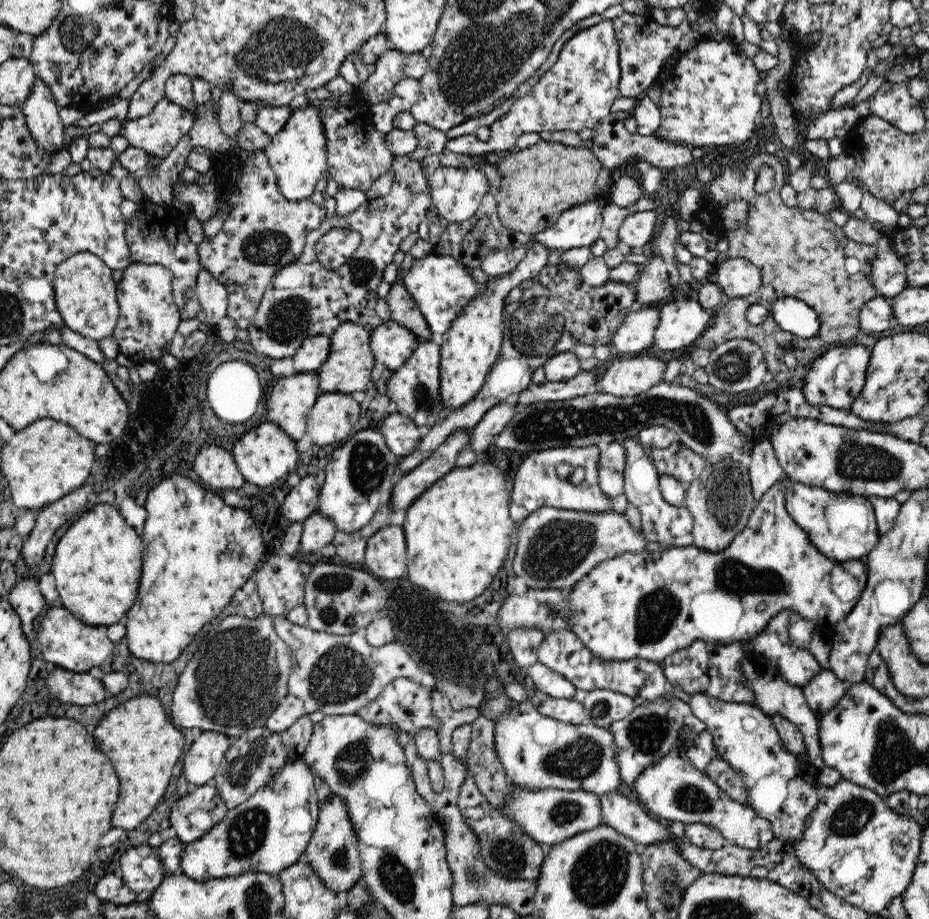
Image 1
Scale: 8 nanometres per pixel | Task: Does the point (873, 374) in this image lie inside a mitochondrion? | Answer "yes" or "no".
no

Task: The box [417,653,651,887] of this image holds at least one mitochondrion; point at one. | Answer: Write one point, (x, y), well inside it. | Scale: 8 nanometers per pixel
(581, 758)

